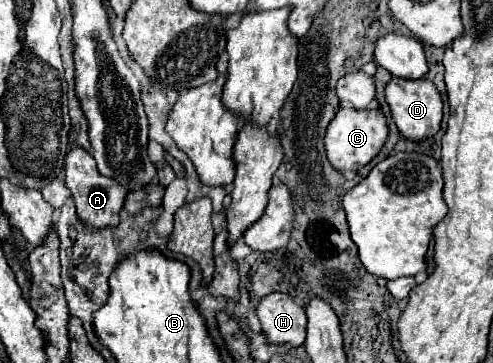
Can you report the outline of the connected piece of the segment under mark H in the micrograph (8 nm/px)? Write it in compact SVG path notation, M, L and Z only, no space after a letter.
M269 294L257 304L257 318L271 344L301 346L305 342L307 316L287 294Z

